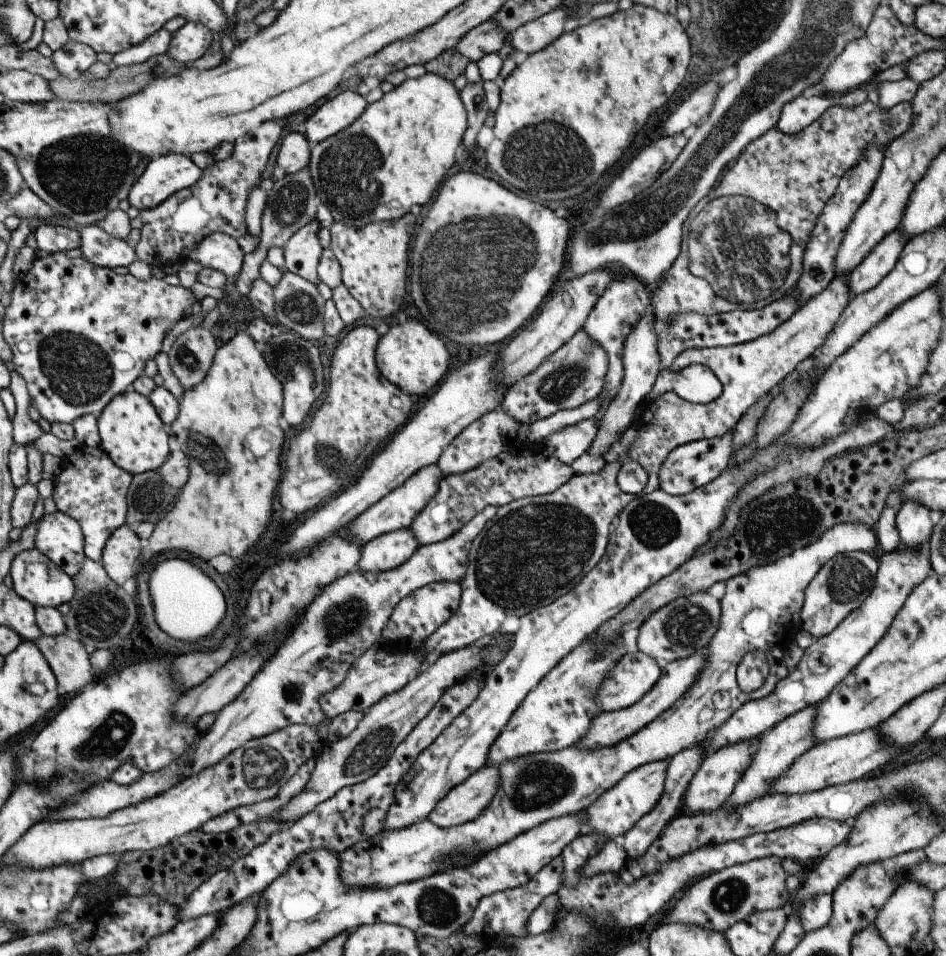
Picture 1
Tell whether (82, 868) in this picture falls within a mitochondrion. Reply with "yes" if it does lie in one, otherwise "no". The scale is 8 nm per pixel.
no

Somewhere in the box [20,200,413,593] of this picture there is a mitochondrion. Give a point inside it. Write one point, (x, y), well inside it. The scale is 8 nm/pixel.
(79, 376)

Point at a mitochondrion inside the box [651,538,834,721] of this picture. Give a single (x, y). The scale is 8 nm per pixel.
(687, 624)

